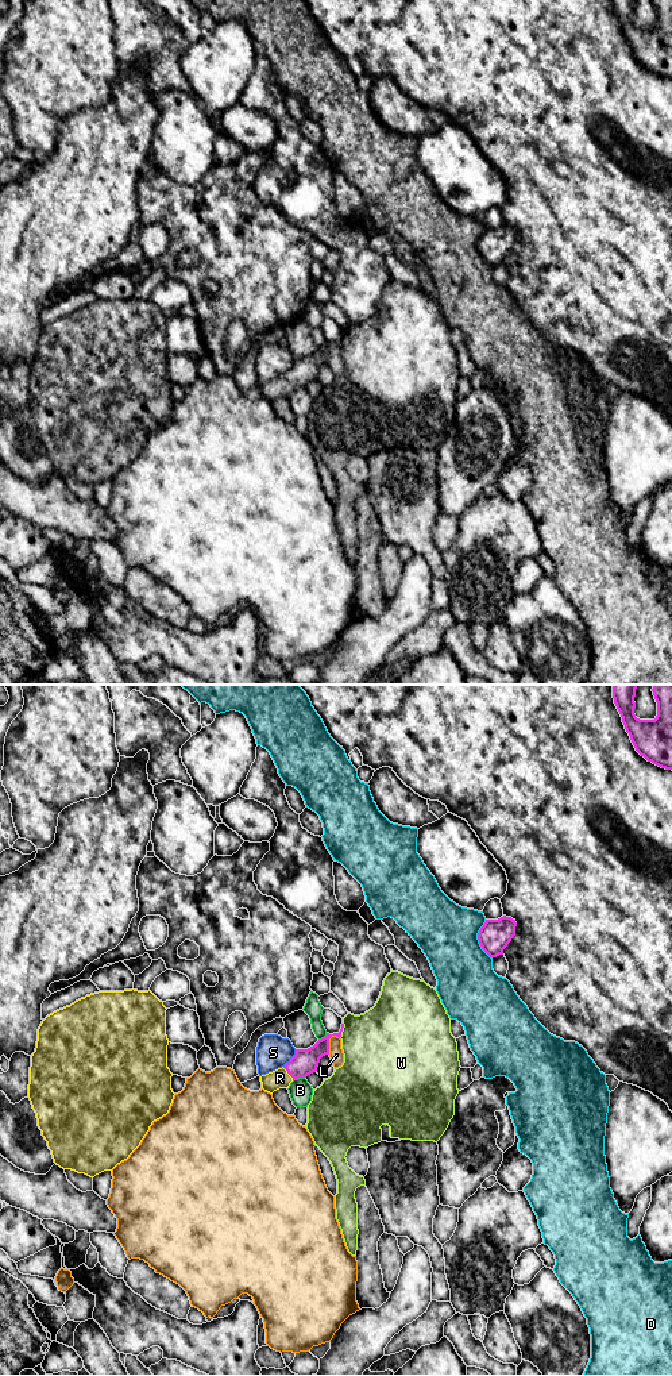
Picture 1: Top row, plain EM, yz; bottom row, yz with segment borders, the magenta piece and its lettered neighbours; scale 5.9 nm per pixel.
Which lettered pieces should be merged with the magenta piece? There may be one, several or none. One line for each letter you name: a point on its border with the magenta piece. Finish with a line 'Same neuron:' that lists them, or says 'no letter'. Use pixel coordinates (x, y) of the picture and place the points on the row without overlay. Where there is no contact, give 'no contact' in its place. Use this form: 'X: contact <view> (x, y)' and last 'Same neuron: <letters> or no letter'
R: contact yz (288, 381)
Same neuron: R

